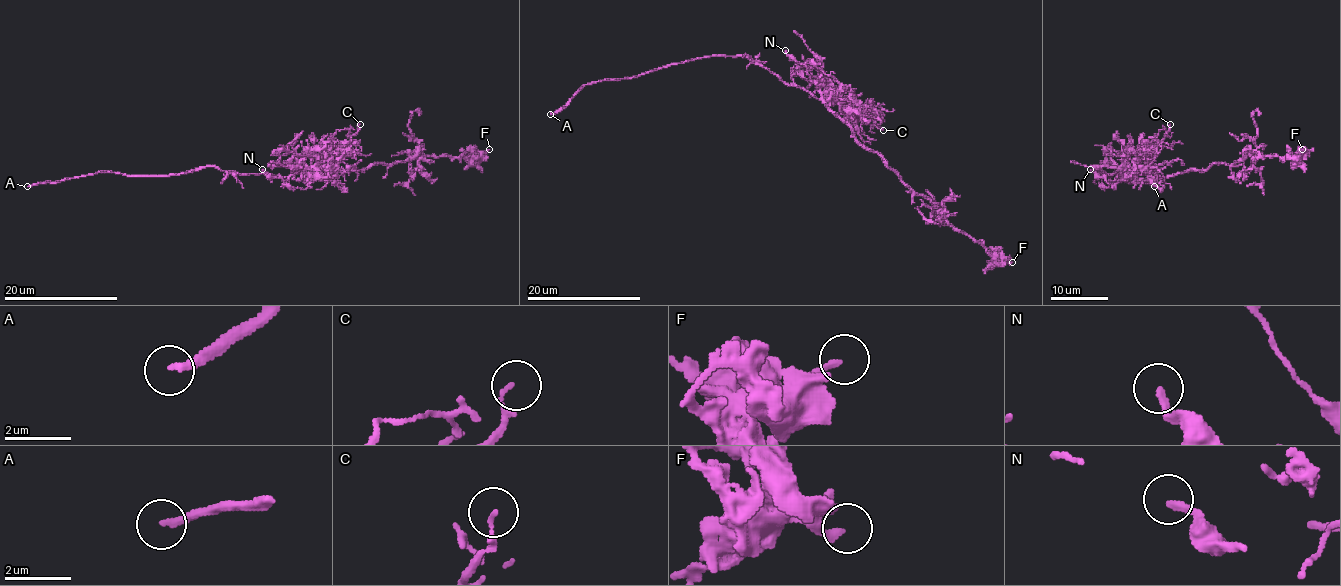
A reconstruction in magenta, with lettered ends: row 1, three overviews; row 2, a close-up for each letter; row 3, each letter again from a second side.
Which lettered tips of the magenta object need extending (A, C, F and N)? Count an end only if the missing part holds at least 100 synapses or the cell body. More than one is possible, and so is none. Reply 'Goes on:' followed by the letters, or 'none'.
Goes on: A

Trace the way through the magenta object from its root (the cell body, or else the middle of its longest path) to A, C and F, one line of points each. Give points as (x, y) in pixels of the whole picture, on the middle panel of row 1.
A: (806, 90), (785, 84), (747, 57), (710, 56), (671, 63), (631, 77), (587, 83), (565, 106), (550, 114)
C: (806, 90), (818, 99), (829, 94), (845, 110), (862, 110), (883, 130)
F: (806, 90), (820, 99), (906, 184), (937, 202), (950, 224), (978, 241), (992, 256), (1012, 262)

